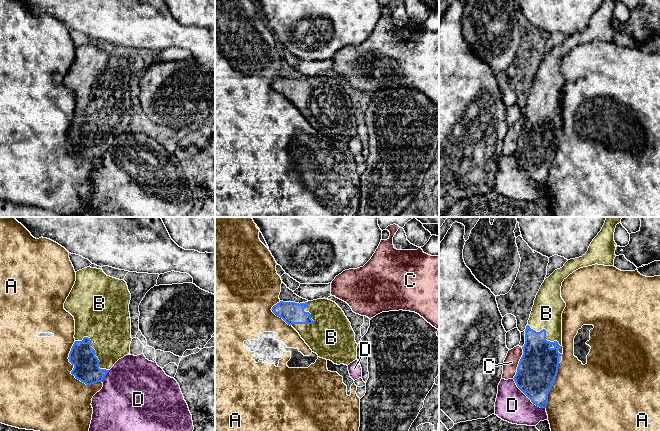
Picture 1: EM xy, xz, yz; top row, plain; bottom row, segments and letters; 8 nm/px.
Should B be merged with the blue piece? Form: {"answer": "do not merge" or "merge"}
{"answer": "merge"}

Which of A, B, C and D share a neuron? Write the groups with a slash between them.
A / B / C / D

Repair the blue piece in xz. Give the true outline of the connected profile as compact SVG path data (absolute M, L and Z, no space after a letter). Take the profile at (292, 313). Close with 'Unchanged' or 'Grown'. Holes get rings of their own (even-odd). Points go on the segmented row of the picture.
M328 299L300 304L280 301L271 310L299 333L318 357L347 366L357 360L355 333L335 302Z. Grown

